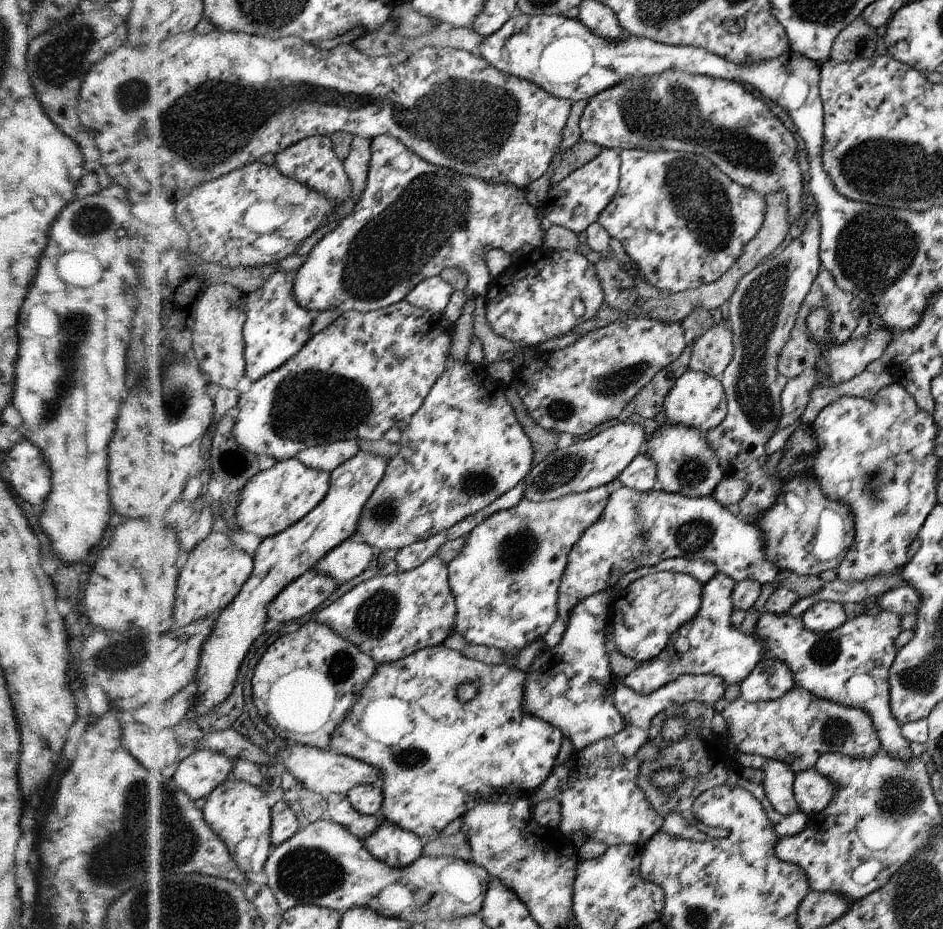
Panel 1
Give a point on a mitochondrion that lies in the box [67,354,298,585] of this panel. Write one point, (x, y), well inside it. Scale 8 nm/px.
(177, 399)

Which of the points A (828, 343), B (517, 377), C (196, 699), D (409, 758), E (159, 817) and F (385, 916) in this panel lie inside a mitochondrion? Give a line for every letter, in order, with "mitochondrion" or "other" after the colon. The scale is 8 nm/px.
A: other
B: other
C: other
D: mitochondrion
E: mitochondrion
F: other

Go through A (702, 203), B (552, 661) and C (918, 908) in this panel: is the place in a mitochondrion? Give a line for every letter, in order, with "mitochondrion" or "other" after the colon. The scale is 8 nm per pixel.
A: mitochondrion
B: other
C: mitochondrion

